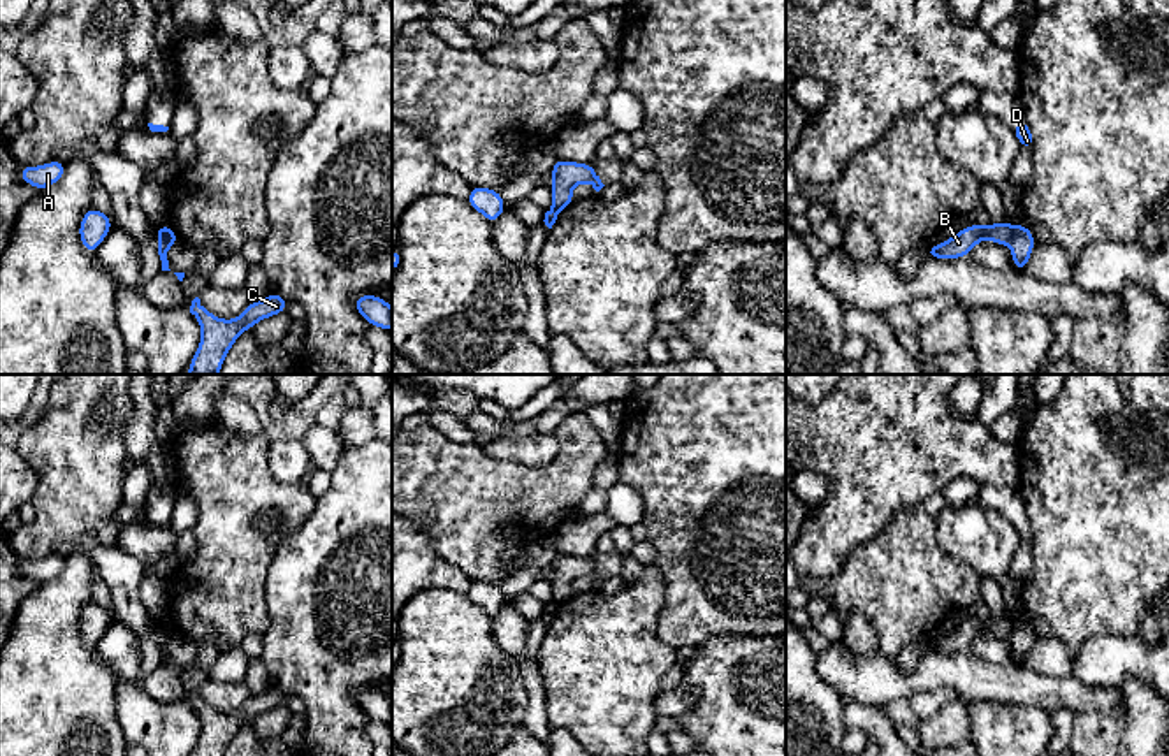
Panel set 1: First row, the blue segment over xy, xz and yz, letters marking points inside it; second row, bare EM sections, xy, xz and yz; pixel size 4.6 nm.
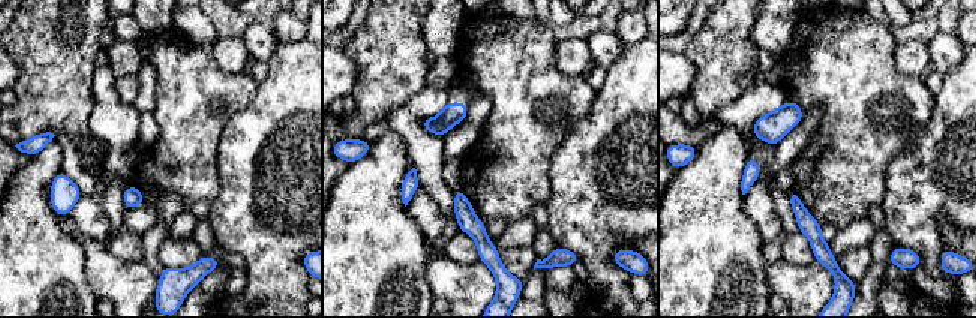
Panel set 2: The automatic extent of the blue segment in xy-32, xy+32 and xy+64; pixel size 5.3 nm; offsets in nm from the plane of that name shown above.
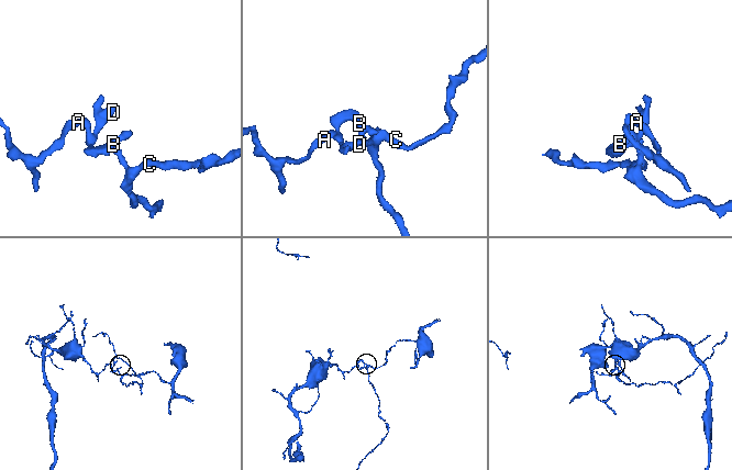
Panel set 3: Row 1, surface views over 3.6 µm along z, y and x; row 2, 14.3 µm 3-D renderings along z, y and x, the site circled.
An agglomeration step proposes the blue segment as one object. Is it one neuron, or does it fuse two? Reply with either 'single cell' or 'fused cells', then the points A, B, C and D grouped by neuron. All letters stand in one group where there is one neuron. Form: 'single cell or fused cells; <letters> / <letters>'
fused cells; A B D / C

